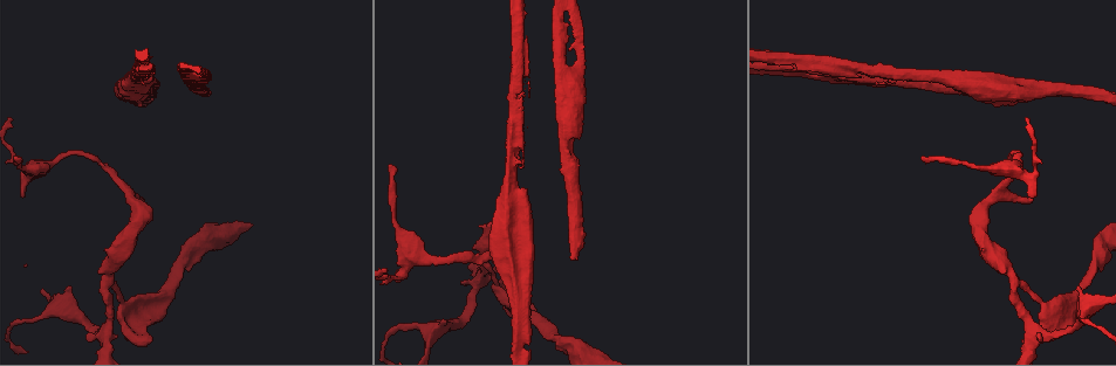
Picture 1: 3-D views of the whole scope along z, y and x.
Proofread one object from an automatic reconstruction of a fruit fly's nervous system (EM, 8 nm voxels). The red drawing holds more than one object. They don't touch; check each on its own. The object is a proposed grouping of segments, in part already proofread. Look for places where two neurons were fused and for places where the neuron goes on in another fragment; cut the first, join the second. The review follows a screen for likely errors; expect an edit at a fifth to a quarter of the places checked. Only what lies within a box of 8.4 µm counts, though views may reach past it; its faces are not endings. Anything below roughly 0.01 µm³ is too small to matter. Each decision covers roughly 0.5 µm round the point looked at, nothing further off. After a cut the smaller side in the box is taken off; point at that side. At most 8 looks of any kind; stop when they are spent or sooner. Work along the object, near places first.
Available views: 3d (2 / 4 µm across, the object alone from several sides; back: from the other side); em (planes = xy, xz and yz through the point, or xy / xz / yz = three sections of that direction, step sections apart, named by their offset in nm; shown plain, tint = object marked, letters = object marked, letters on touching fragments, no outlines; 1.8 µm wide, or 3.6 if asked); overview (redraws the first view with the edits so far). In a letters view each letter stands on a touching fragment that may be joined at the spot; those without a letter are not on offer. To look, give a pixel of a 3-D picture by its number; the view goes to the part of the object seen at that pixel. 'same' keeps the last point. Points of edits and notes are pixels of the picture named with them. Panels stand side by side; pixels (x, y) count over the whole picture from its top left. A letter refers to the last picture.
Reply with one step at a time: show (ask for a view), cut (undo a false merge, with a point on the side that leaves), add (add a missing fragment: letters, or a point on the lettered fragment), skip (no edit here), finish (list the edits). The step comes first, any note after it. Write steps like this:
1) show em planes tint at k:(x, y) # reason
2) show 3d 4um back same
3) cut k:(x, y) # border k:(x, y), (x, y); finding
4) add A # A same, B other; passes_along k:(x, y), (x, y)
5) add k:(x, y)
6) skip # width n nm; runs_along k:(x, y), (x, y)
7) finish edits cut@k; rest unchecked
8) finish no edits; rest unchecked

show 3d 4um at 1:(569, 101) # two arms in line, one across

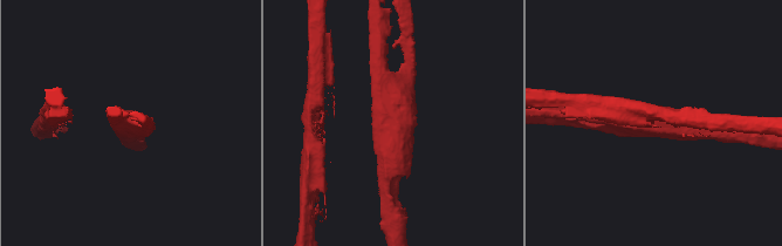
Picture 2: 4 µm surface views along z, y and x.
show em planes letters at 2:(392, 123) # arms 3; arm_widths 180, 280, 280 nm

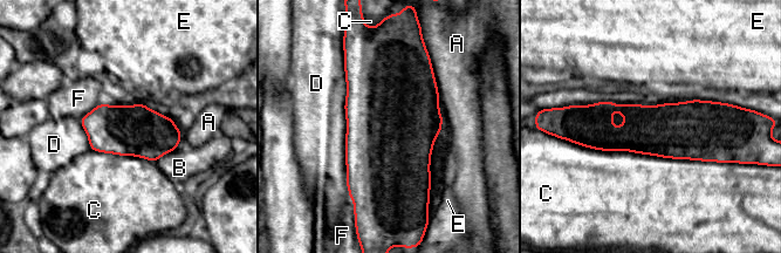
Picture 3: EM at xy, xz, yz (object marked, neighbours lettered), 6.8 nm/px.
skip # width 360 nm; longest_contact C 1050 nm; A other, B other, C other, D other, E other, F other; one neuron here

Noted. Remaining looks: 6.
show em planes letters at 1:(781, 72) # branch stops here

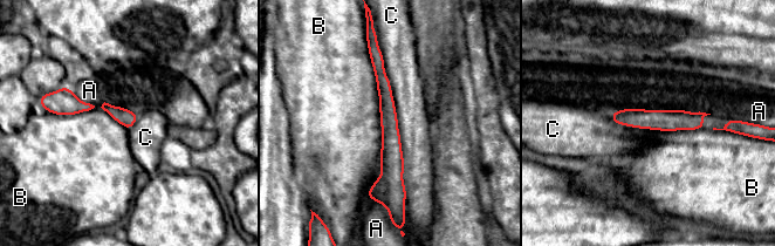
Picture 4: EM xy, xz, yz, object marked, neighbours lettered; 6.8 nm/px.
skip # A other, B other, C other; border 4:(367, 43), (381, 128), (370, 199); no lettered fragment goes on from it

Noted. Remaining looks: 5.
show 3d 4um at 1:(1021, 342) # free end

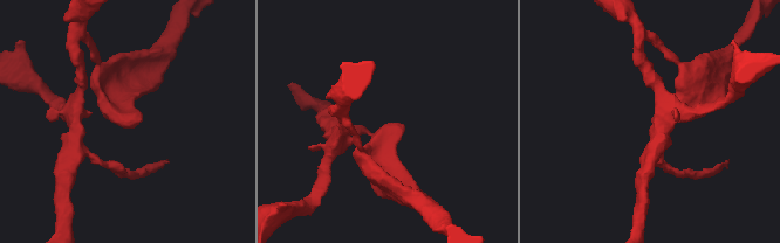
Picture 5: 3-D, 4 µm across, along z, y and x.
show em 3.6um xz step 8 tint at 5:(652, 121) # now the EM

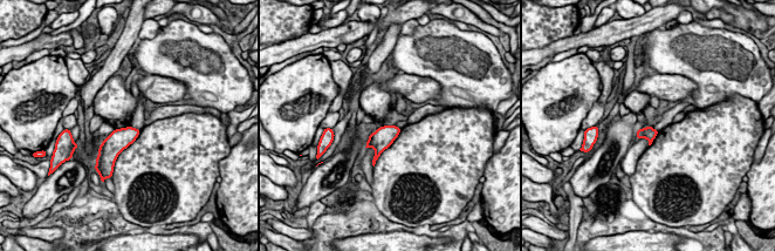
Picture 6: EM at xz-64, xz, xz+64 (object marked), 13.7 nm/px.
show em 3.6um planes letters same

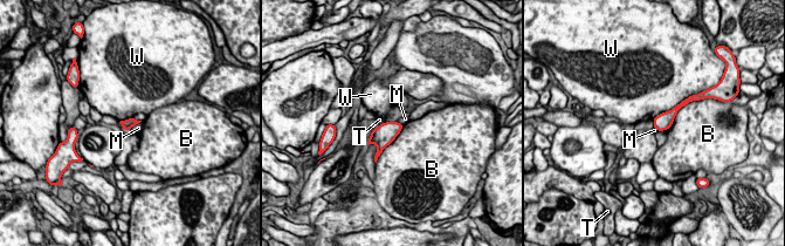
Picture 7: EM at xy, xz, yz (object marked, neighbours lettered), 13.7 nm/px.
skip # B other, M other, T other, W other; border 7:(140, 121), (128, 130); none of them fits

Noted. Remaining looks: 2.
finish no edits; rest unchecked

